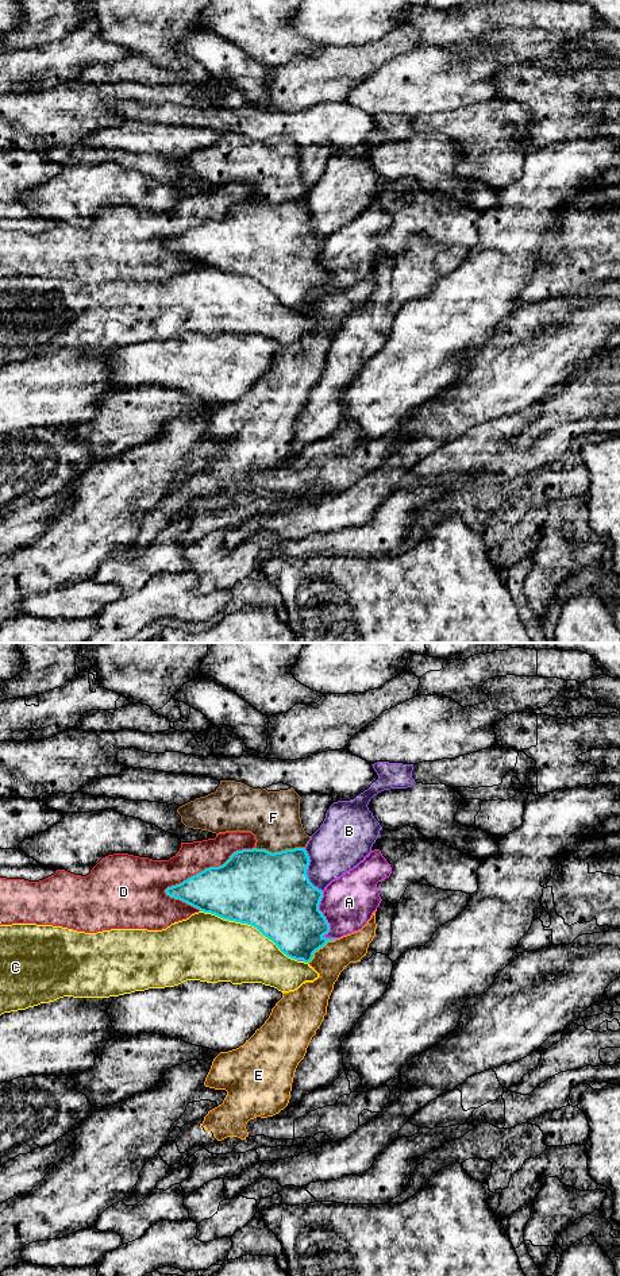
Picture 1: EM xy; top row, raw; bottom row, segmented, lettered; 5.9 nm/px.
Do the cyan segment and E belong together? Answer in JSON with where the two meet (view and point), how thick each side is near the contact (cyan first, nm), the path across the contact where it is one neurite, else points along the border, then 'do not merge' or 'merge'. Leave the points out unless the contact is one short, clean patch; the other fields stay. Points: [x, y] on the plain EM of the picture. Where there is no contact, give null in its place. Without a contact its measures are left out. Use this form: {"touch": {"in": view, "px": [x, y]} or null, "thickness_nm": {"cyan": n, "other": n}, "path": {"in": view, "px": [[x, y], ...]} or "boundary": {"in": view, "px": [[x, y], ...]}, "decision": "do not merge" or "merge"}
{"touch": {"in": "xy", "px": [320, 299]}, "thickness_nm": {"cyan": 360, "other": 190}, "boundary": {"in": "xy", "px": [[337, 290], [328, 292], [320, 299], [308, 315]]}, "decision": "do not merge"}

